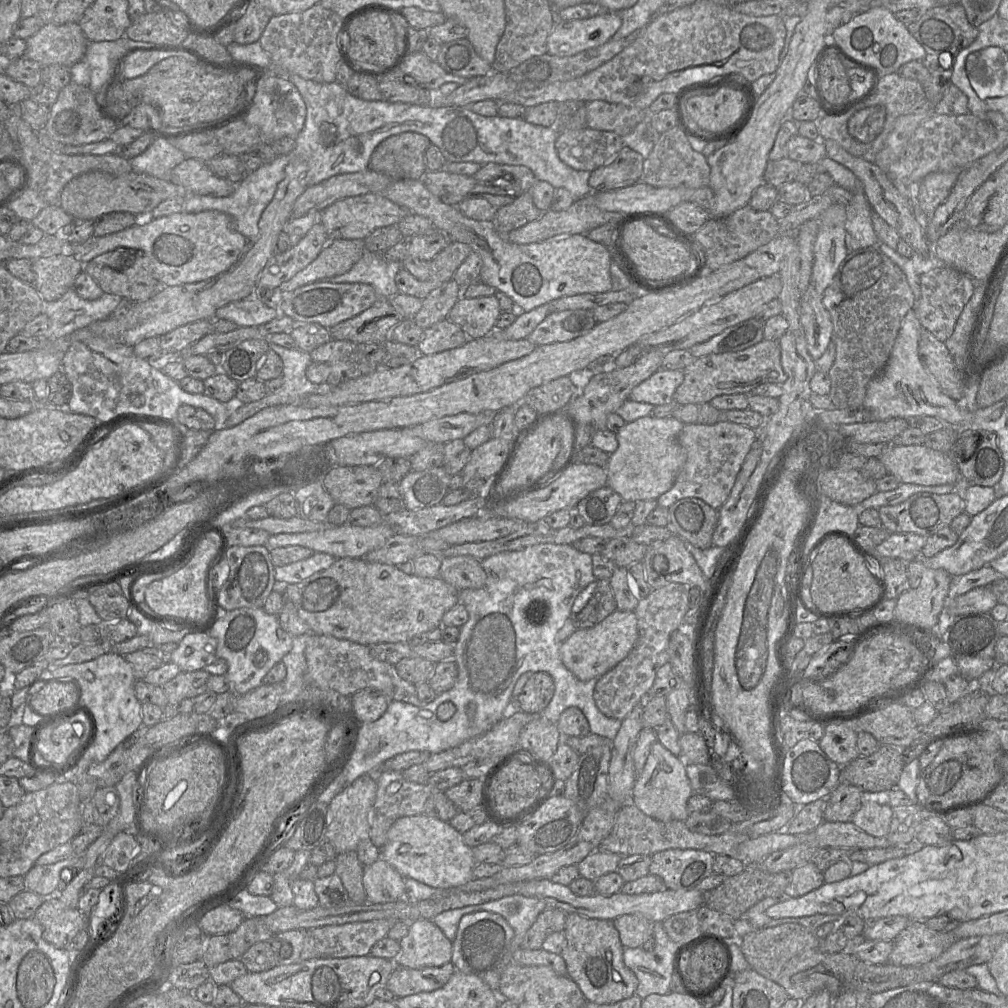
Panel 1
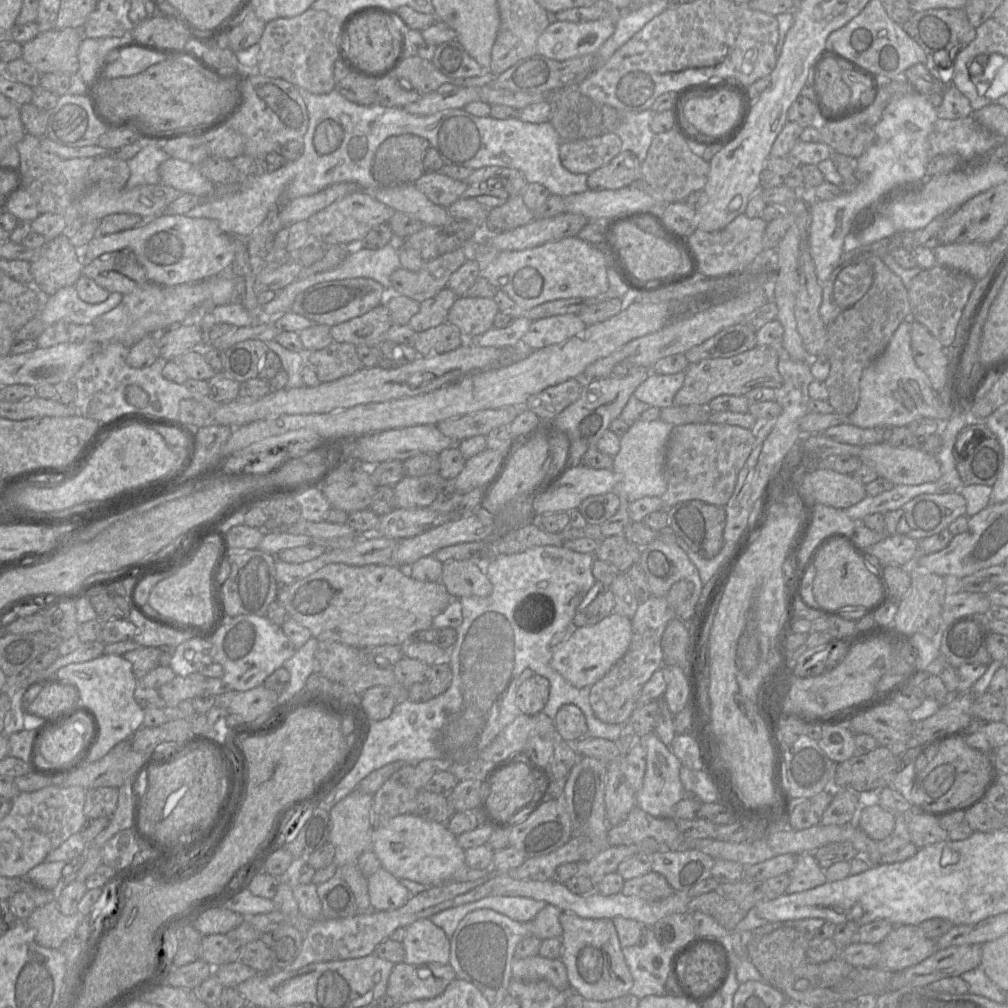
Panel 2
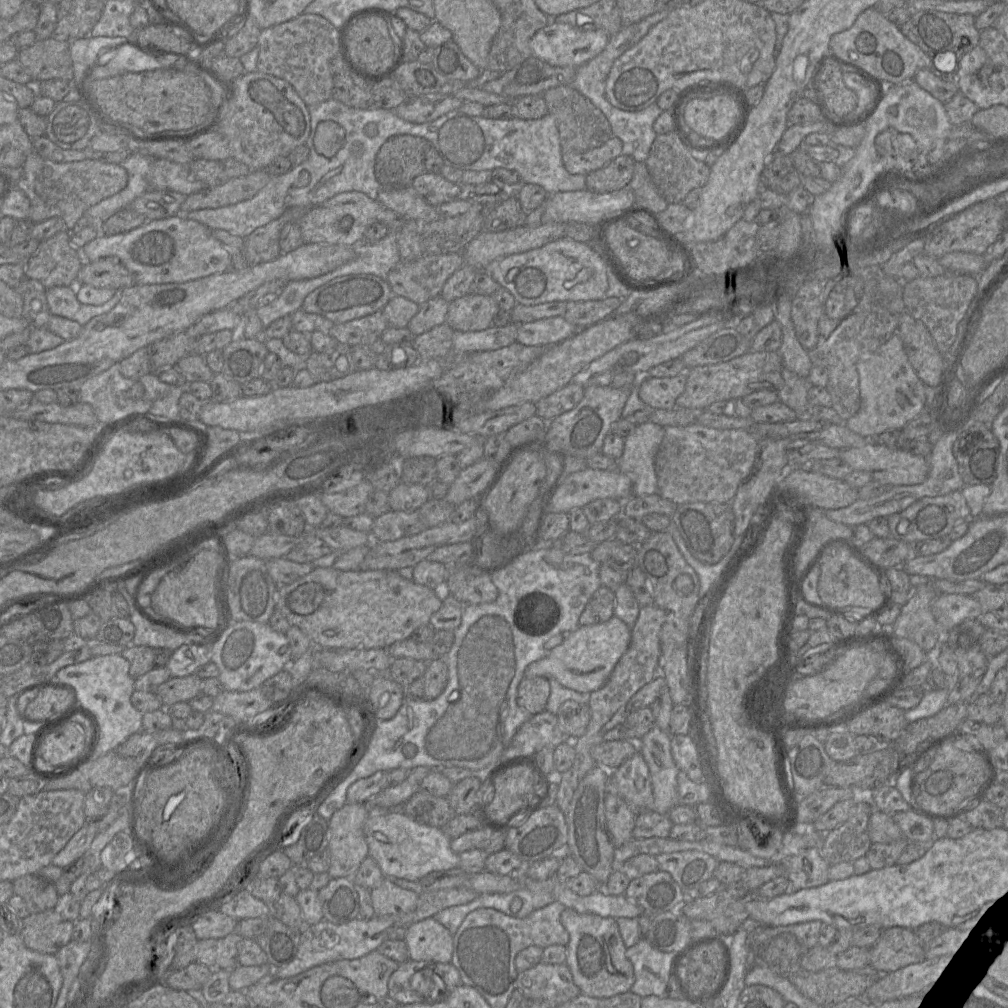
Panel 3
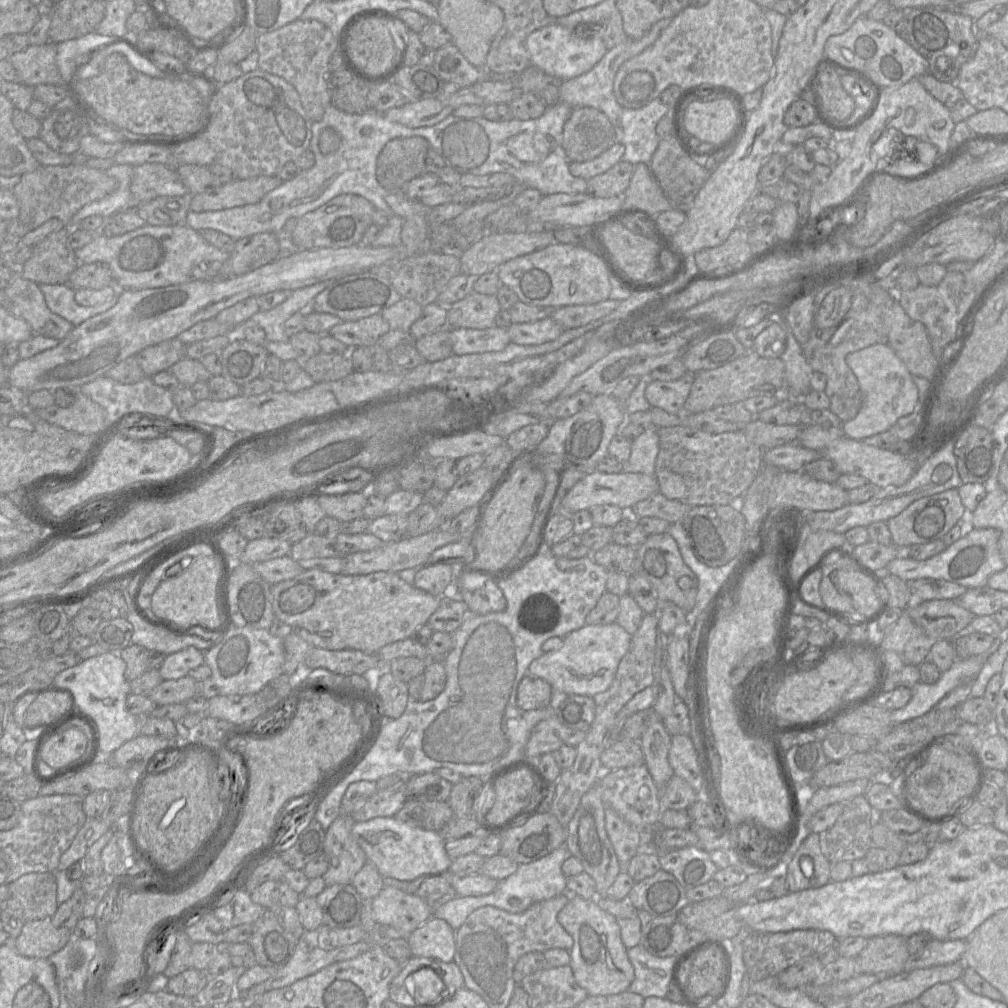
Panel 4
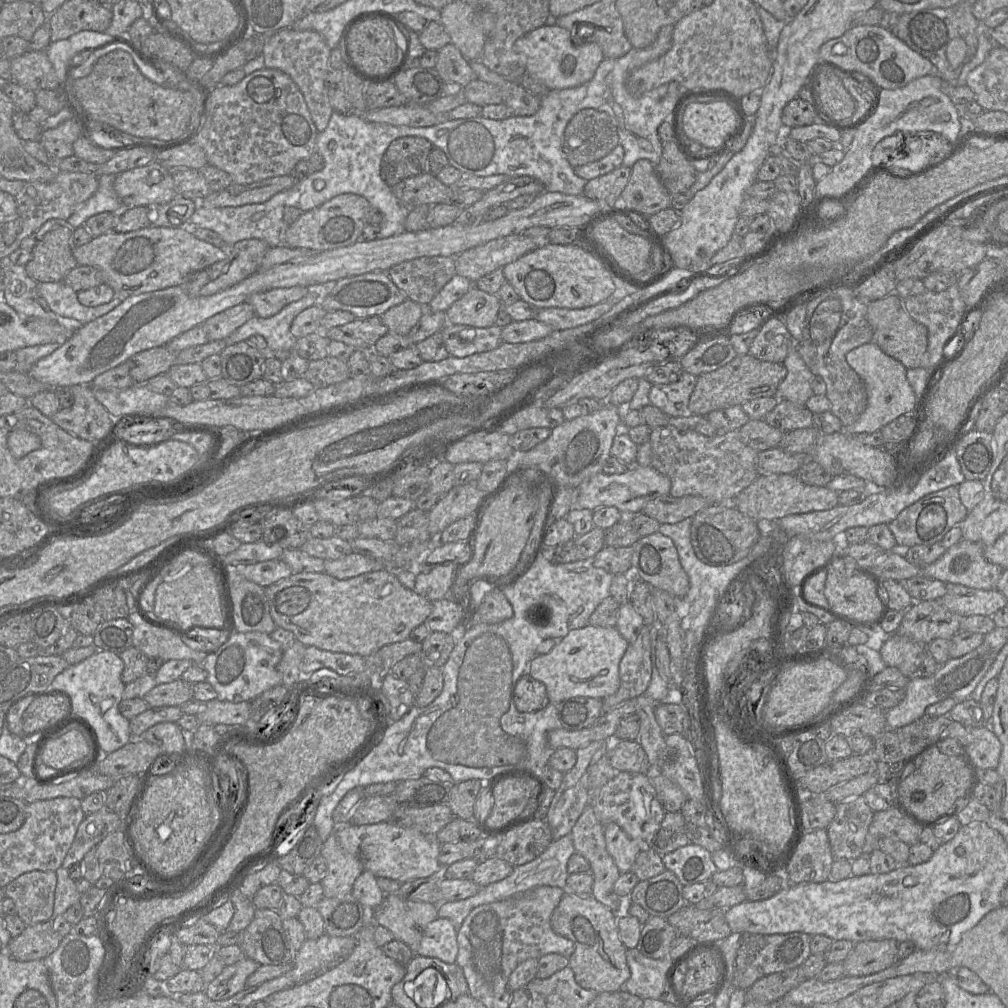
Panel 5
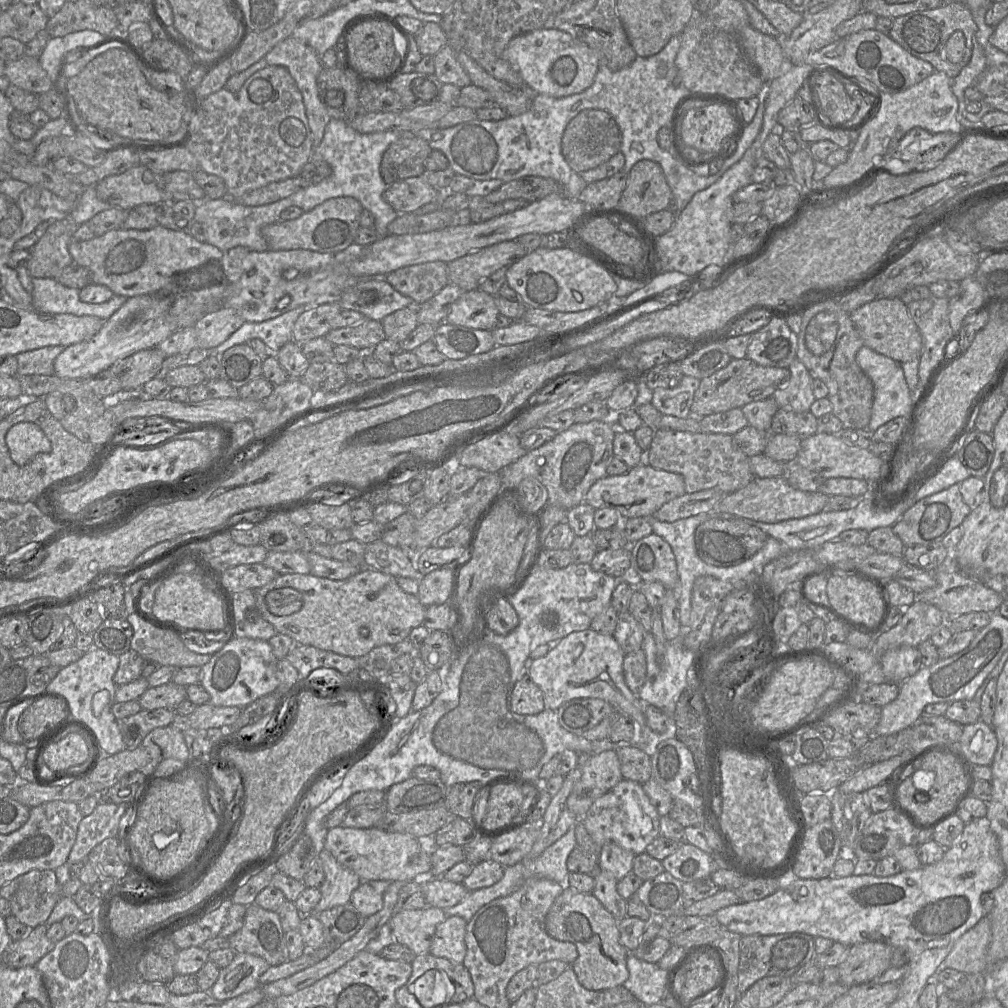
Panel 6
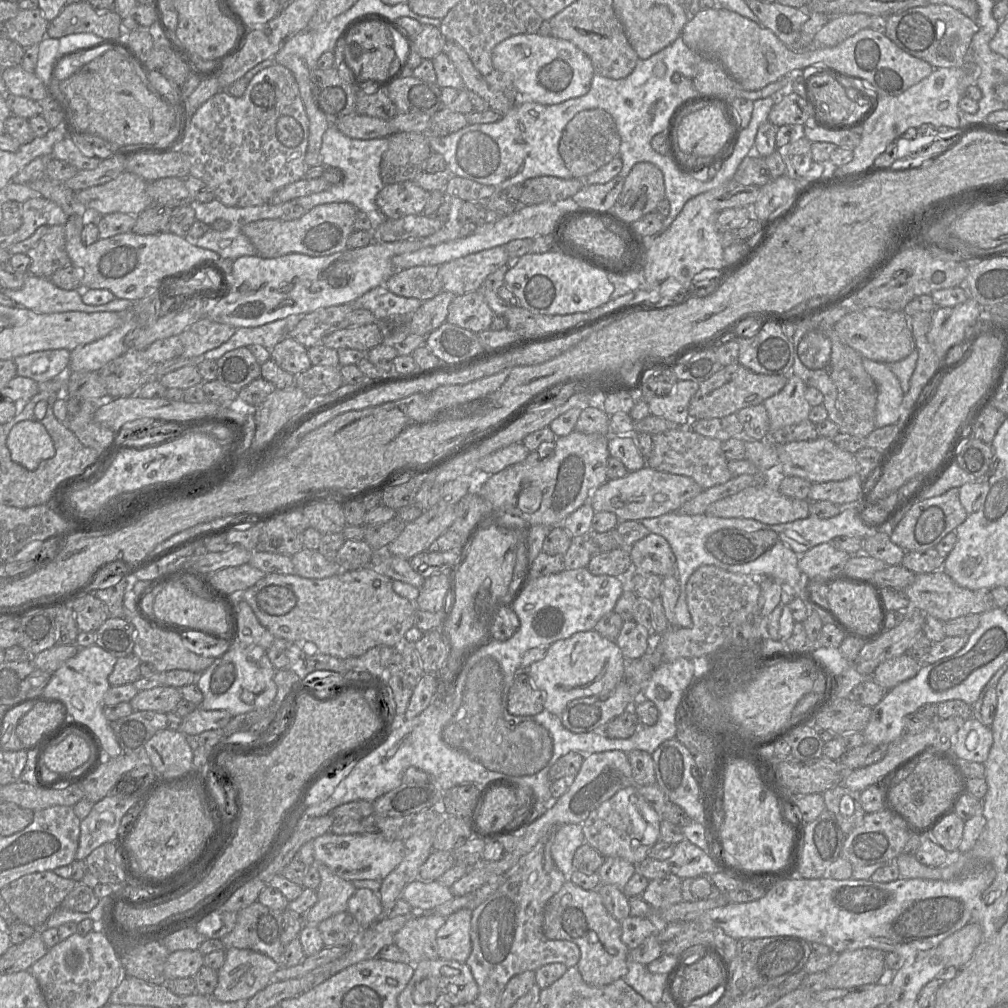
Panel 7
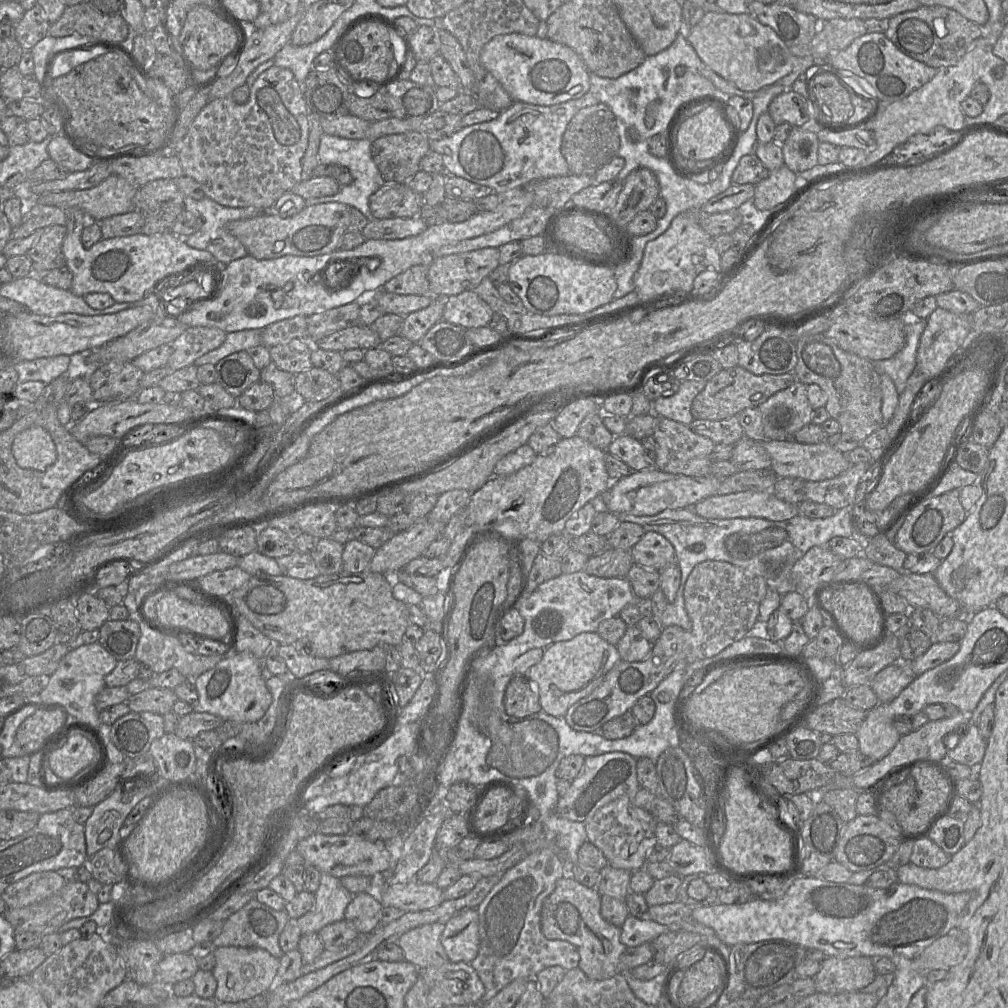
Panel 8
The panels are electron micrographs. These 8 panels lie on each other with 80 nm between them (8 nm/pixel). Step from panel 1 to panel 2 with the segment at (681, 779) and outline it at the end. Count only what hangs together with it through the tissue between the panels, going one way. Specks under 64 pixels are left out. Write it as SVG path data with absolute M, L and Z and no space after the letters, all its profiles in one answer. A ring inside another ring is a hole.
M654 732L647 735L643 742L646 749L646 768L642 788L635 793L636 806L654 817L674 817L676 804L684 798L684 788L680 780L681 761Z

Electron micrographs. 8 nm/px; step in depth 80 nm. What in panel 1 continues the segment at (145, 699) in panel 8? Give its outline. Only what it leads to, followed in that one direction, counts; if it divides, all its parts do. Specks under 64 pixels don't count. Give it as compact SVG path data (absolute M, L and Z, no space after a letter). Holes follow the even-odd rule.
M205 670L180 671L162 686L168 705L177 705L184 698L194 698L205 692L210 676L211 674Z

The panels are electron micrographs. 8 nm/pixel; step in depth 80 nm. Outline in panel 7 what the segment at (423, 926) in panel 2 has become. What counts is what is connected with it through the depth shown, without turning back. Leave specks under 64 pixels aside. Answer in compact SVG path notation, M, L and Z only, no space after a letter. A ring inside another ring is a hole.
M462 908L449 915L436 933L438 958L465 963L471 953L472 910Z

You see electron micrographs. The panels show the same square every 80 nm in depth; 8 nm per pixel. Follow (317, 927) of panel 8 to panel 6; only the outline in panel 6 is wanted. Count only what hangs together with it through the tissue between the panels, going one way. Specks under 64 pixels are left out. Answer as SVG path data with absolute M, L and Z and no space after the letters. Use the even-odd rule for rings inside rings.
M325 848L319 853L324 880L320 886L321 899L314 909L318 915L324 910L350 902L353 891L362 882L357 874L342 866Z

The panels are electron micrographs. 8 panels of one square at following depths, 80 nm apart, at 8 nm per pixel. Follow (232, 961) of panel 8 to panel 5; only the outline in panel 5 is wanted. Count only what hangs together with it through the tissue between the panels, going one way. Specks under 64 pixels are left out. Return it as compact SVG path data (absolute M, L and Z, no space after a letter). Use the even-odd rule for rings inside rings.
M245 957L226 966L218 977L206 985L204 991L213 1001L229 999L246 988L246 980L259 966L256 961Z

